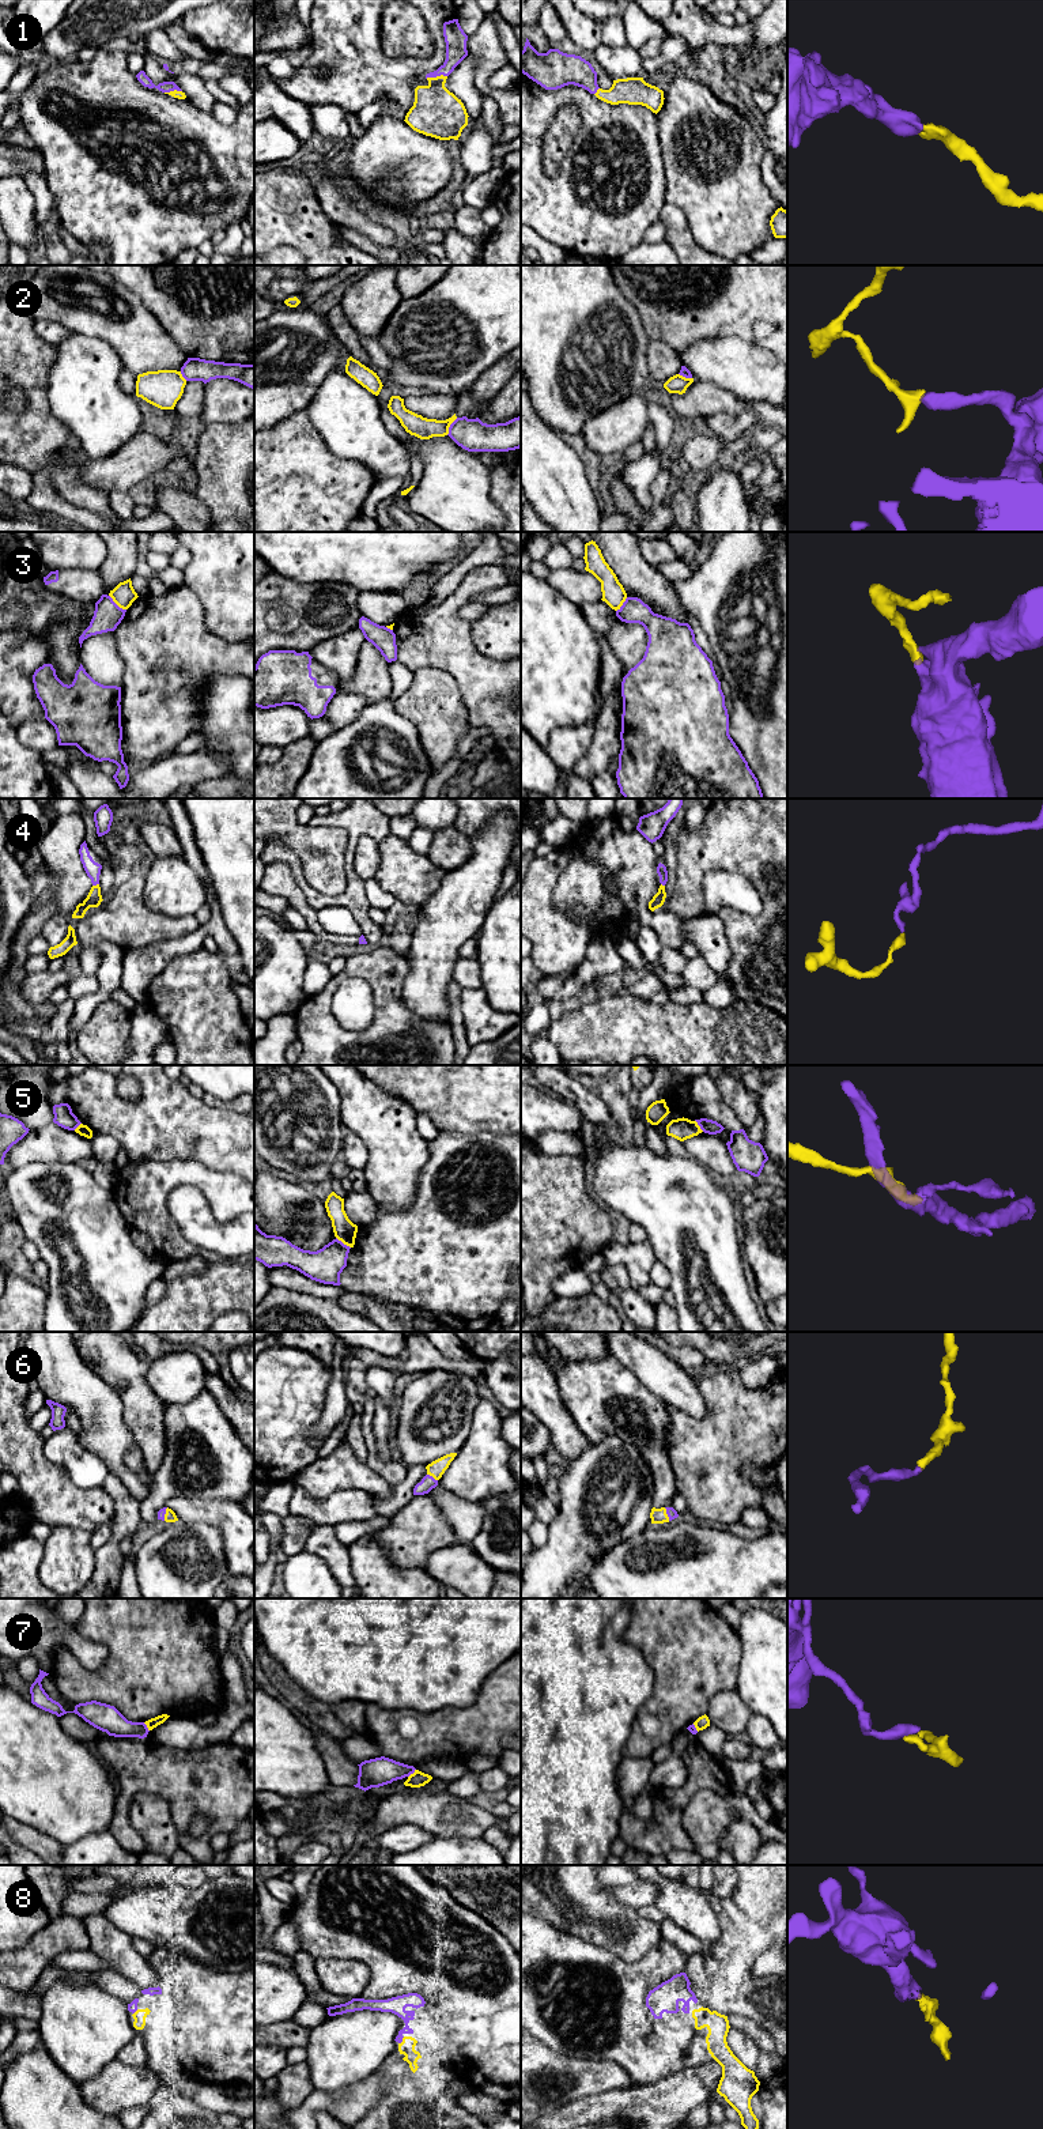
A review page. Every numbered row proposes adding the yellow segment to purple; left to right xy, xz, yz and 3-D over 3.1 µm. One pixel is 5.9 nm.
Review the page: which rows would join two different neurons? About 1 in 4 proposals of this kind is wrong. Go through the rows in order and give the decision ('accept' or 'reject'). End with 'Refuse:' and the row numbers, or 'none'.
1: accept
2: reject
3: reject
4: accept
5: reject
6: accept
7: reject
8: accept
Refuse: 2, 3, 5, 7

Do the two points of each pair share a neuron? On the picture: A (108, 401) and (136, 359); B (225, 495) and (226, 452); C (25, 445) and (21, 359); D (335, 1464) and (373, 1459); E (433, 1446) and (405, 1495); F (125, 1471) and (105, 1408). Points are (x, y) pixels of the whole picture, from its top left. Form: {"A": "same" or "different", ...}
{"A": "different", "B": "same", "C": "same", "D": "different", "E": "different", "F": "same"}

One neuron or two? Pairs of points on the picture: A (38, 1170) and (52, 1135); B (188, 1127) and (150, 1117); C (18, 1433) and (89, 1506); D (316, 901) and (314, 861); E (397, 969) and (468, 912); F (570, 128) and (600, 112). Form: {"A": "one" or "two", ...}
{"A": "two", "B": "one", "C": "one", "D": "two", "E": "two", "F": "two"}

